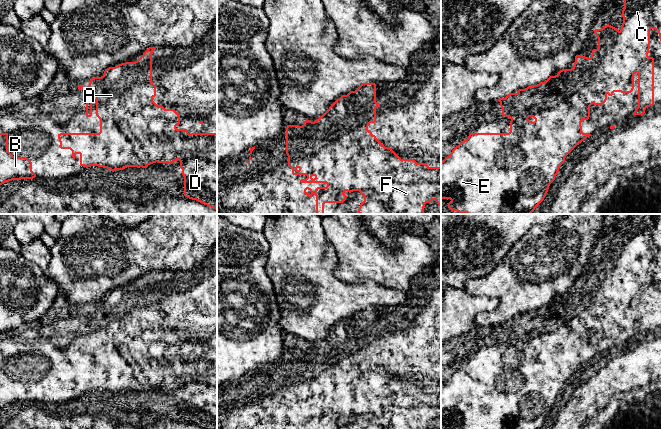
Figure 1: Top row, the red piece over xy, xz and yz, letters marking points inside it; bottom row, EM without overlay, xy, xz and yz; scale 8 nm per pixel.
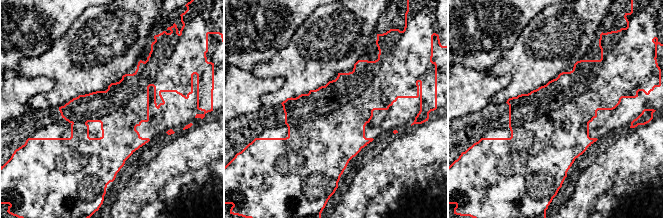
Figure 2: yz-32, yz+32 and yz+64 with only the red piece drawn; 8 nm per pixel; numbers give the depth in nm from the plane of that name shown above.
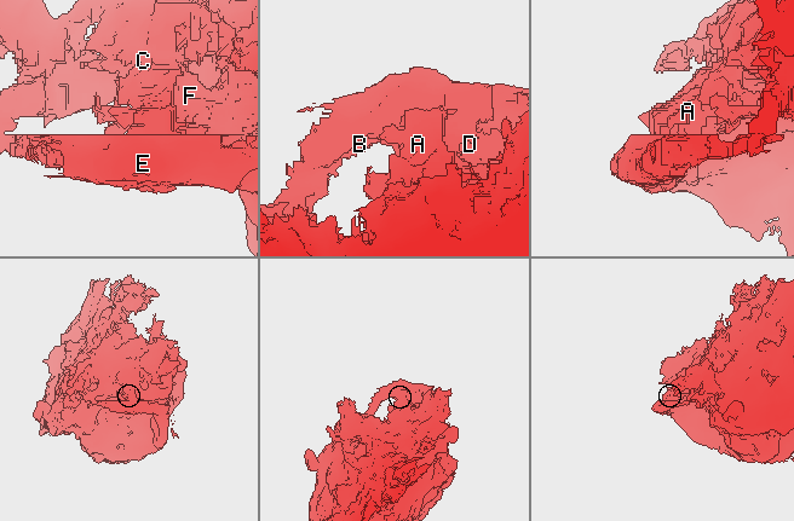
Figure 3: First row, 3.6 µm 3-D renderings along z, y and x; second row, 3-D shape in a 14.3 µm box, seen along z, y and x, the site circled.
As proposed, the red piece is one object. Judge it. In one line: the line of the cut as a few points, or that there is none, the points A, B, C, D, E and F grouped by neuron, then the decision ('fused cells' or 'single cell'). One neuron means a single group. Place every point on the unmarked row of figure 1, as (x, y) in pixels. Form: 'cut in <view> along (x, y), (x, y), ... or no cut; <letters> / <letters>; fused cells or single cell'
no cut; A B C D E F; single cell

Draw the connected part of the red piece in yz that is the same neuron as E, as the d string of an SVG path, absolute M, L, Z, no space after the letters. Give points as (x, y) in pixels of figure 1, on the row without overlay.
M631 214L624 220L624 232L622 234L623 247L621 253L606 249L601 253L594 254L598 262L598 272L592 274L591 281L576 279L574 290L571 293L562 293L555 300L550 300L545 306L537 309L530 309L525 313L519 313L517 317L510 317L505 322L499 322L502 332L502 339L509 341L509 357L470 357L468 362L456 370L452 376L441 386L441 423L450 423L448 429L539 429L545 422L550 408L555 404L560 390L565 386L566 380L582 365L589 361L590 357L583 357L581 346L590 341L590 330L602 329L606 326L607 320L614 316L631 317L634 313L634 298L638 298L638 331L633 339L643 339L645 334L654 329L654 282L649 281L650 254L658 255L661 265L661 214Z

